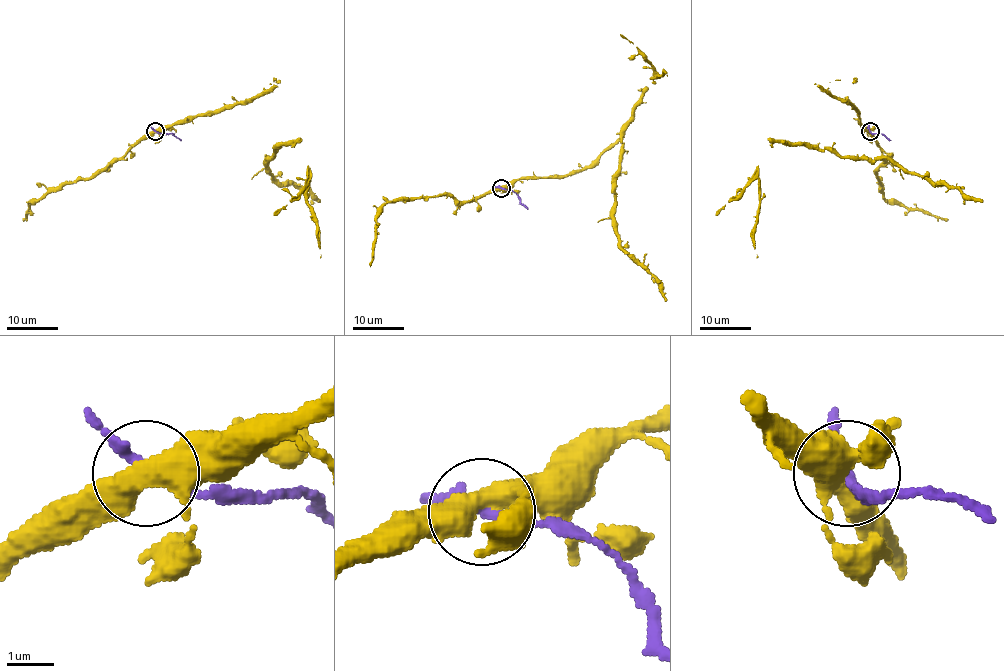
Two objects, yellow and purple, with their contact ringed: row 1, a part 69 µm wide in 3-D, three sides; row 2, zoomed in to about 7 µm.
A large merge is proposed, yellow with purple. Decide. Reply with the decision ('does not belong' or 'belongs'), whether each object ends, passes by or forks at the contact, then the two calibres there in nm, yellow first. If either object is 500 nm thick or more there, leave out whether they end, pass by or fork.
does not belong; yellow forks; purple passes by; calibres 440 and 200 nm

